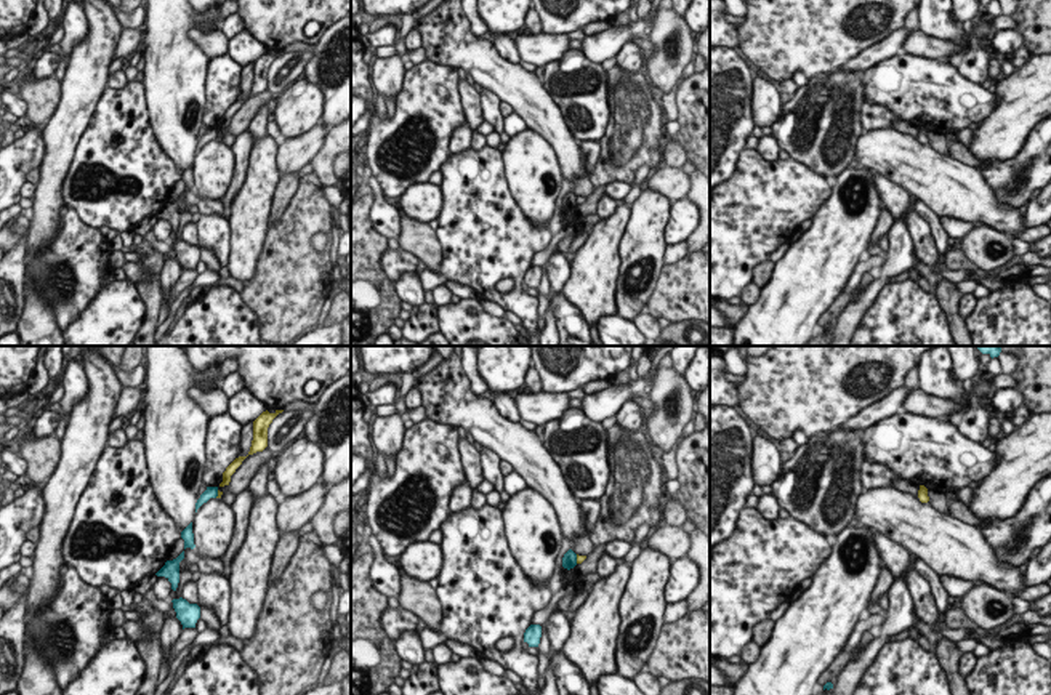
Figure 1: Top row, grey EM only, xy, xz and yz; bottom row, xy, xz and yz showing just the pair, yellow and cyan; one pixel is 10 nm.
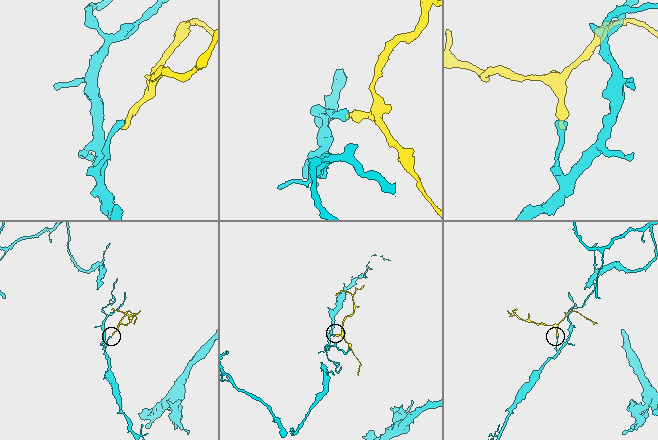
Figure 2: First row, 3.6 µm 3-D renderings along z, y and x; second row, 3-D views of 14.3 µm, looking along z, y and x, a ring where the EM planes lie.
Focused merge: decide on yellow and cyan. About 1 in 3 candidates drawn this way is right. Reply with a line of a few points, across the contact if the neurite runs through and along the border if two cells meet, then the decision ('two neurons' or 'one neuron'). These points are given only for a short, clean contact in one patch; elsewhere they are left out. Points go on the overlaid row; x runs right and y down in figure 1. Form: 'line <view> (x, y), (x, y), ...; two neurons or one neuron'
line xz (575, 554), (577, 562); two neurons

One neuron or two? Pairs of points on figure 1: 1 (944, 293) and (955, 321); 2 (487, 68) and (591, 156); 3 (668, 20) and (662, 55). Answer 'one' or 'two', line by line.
1: one
2: two
3: one

